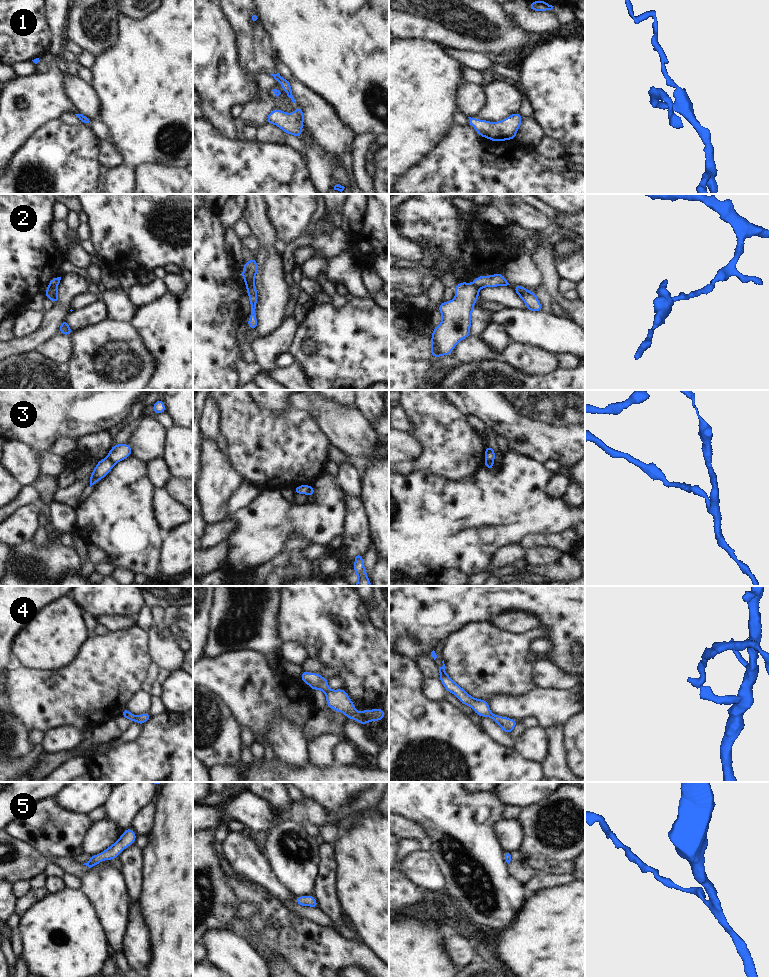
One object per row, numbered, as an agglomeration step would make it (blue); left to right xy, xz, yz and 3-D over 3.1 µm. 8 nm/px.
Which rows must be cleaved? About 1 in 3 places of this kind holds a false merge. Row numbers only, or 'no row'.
2, 3

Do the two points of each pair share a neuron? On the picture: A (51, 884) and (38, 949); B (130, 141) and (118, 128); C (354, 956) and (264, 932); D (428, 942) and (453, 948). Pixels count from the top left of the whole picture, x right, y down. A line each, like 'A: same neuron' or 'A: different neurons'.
A: different neurons
B: same neuron
C: same neuron
D: different neurons

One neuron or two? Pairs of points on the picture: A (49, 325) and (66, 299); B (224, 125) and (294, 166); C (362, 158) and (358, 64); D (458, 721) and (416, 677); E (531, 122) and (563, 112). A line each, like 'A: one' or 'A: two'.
A: one
B: two
C: two
D: one
E: two

